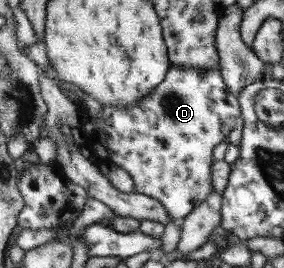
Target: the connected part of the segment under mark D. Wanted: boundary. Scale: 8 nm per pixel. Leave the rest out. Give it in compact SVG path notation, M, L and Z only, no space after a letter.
M49 61L46 73L50 79L59 80L62 88L75 96L75 103L80 107L80 130L83 133L84 147L90 148L101 161L113 162L124 169L134 181L134 191L156 198L176 221L183 220L214 191L212 186L212 163L214 163L216 146L227 141L228 135L236 127L236 119L242 117L241 103L225 83L221 69L180 68L171 65L168 76L150 95L135 105L119 107L104 105L83 89L63 81L56 68Z

